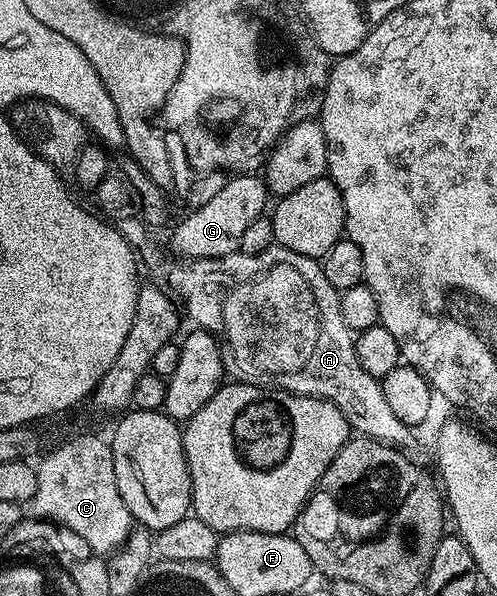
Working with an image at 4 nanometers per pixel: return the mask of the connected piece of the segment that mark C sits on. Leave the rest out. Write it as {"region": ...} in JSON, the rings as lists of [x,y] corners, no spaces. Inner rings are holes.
{"region":[[[78,434],[67,440],[63,446],[55,448],[51,454],[41,455],[42,463],[37,463],[36,496],[28,503],[33,517],[57,522],[64,528],[72,528],[83,540],[88,540],[88,548],[98,556],[109,556],[122,545],[132,529],[132,519],[128,512],[128,504],[124,504],[124,496],[120,496],[120,488],[116,484],[116,468],[109,441],[98,434]]]}

